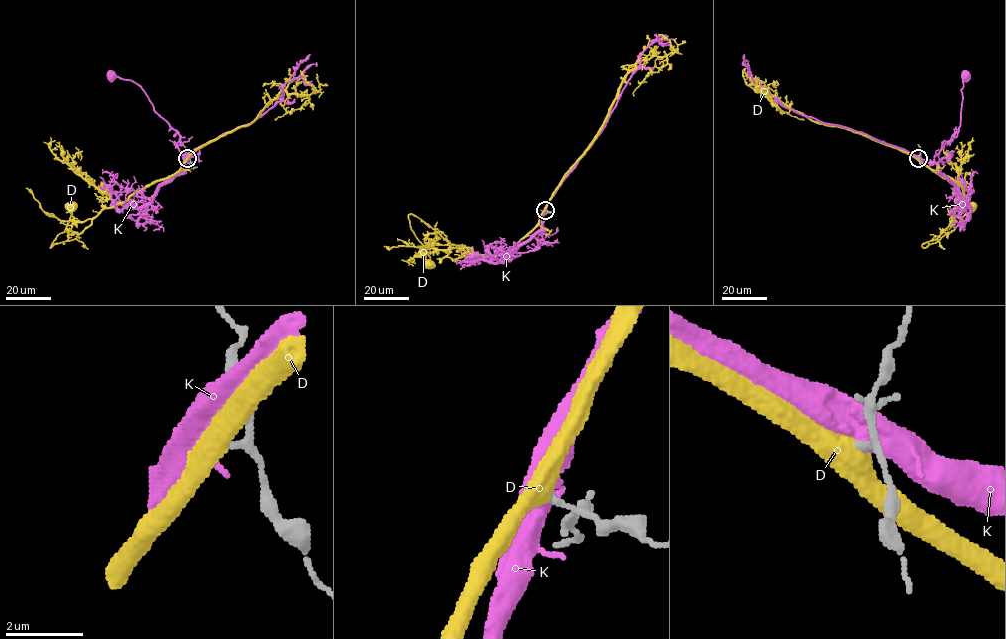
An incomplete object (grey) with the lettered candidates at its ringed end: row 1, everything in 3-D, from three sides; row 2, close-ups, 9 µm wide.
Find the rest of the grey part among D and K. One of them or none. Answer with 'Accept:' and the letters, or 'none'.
Accept: D

